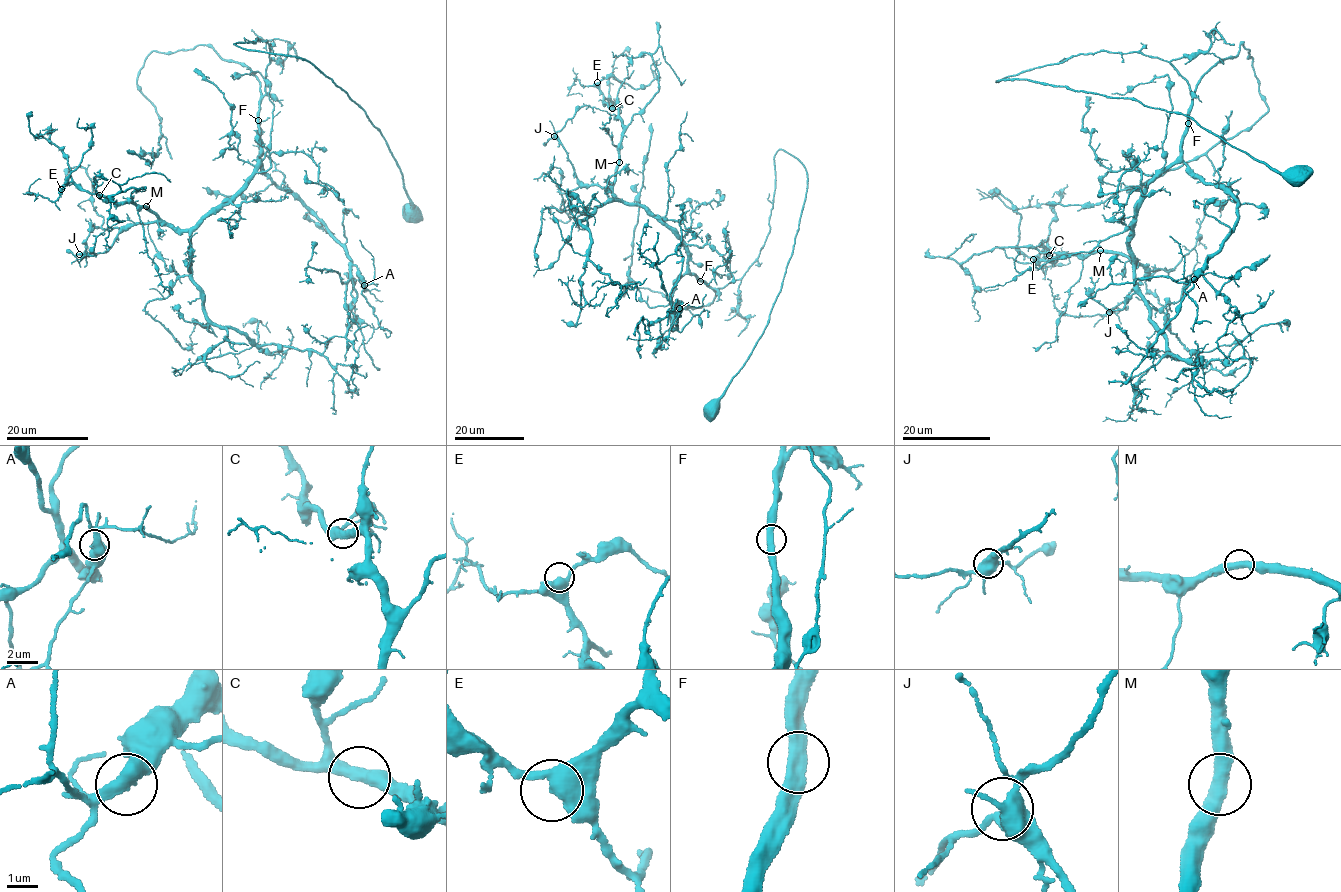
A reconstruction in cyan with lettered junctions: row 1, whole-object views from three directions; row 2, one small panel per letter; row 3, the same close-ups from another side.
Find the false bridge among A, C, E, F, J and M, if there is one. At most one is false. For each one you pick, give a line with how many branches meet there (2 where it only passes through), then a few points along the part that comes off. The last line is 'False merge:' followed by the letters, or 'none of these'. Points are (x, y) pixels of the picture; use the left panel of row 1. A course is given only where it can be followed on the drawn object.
False merge: none of these

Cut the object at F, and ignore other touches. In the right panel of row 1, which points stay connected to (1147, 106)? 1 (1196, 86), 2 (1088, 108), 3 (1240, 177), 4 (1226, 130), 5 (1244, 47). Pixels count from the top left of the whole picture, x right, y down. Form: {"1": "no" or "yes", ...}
{"1": "no", "2": "no", "3": "no", "4": "no", "5": "no"}

